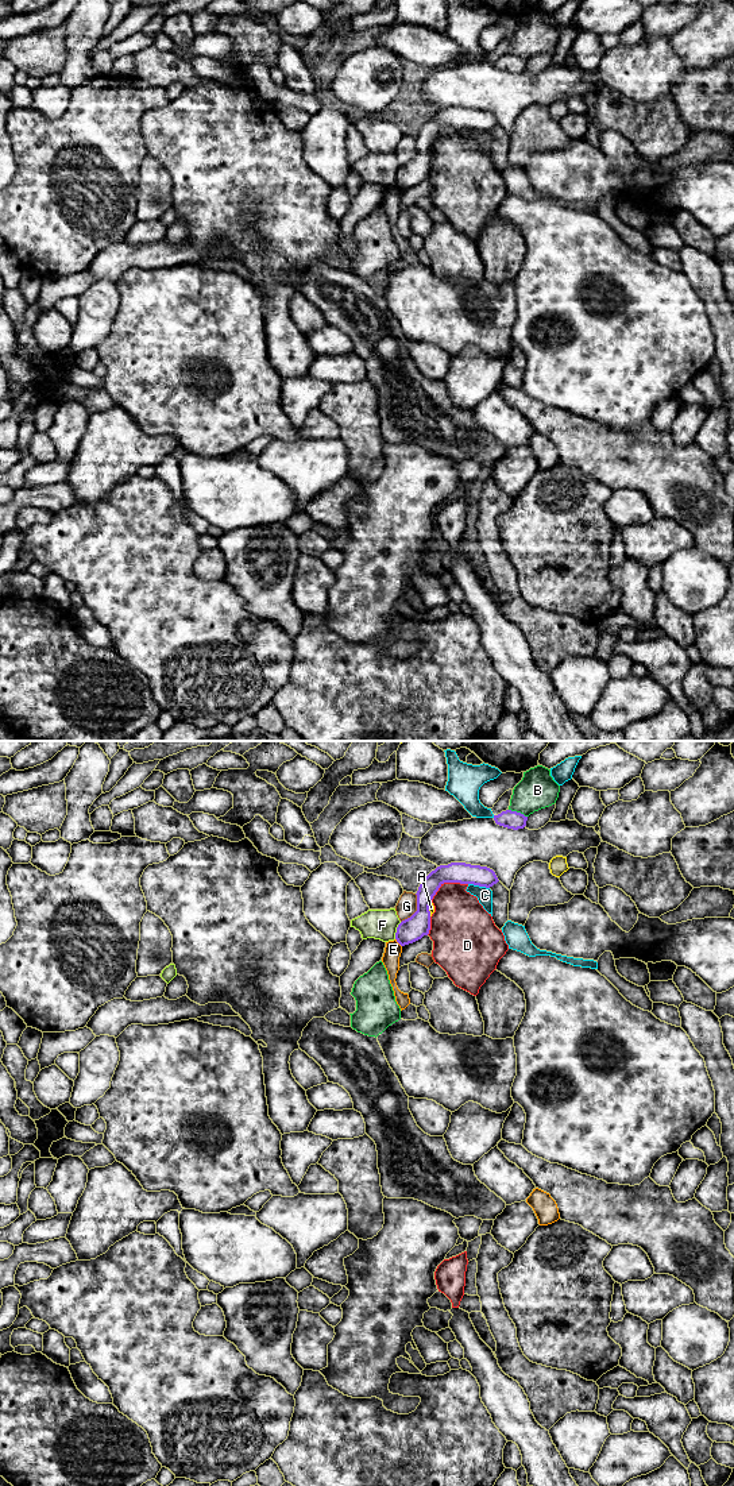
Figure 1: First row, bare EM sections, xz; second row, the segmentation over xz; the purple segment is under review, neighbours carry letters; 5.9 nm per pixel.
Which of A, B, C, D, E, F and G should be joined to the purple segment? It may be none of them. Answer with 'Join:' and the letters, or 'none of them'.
Join: none of them

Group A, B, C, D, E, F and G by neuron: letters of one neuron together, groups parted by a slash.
A / B / C / D / E / F / G

